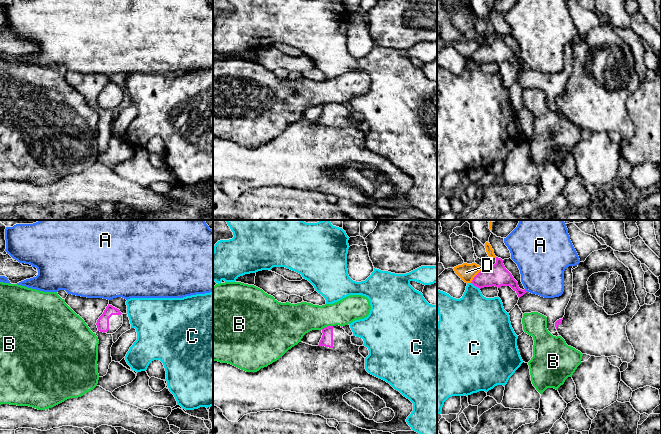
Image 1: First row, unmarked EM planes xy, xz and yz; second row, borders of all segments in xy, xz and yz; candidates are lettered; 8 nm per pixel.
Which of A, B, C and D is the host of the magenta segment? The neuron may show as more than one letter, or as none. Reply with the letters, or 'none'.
none

